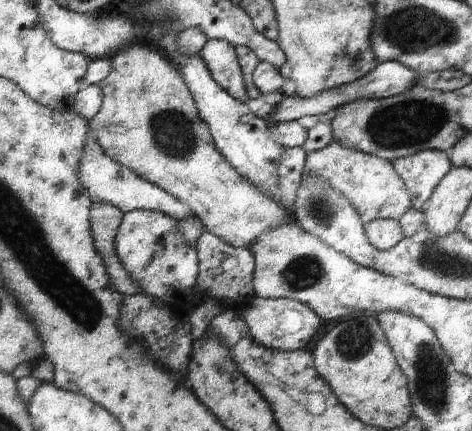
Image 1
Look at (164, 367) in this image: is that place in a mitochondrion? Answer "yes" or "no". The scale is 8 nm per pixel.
no

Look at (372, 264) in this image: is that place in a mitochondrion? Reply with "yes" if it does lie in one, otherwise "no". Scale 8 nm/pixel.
no

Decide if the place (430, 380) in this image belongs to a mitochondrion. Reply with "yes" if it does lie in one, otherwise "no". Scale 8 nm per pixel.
yes

